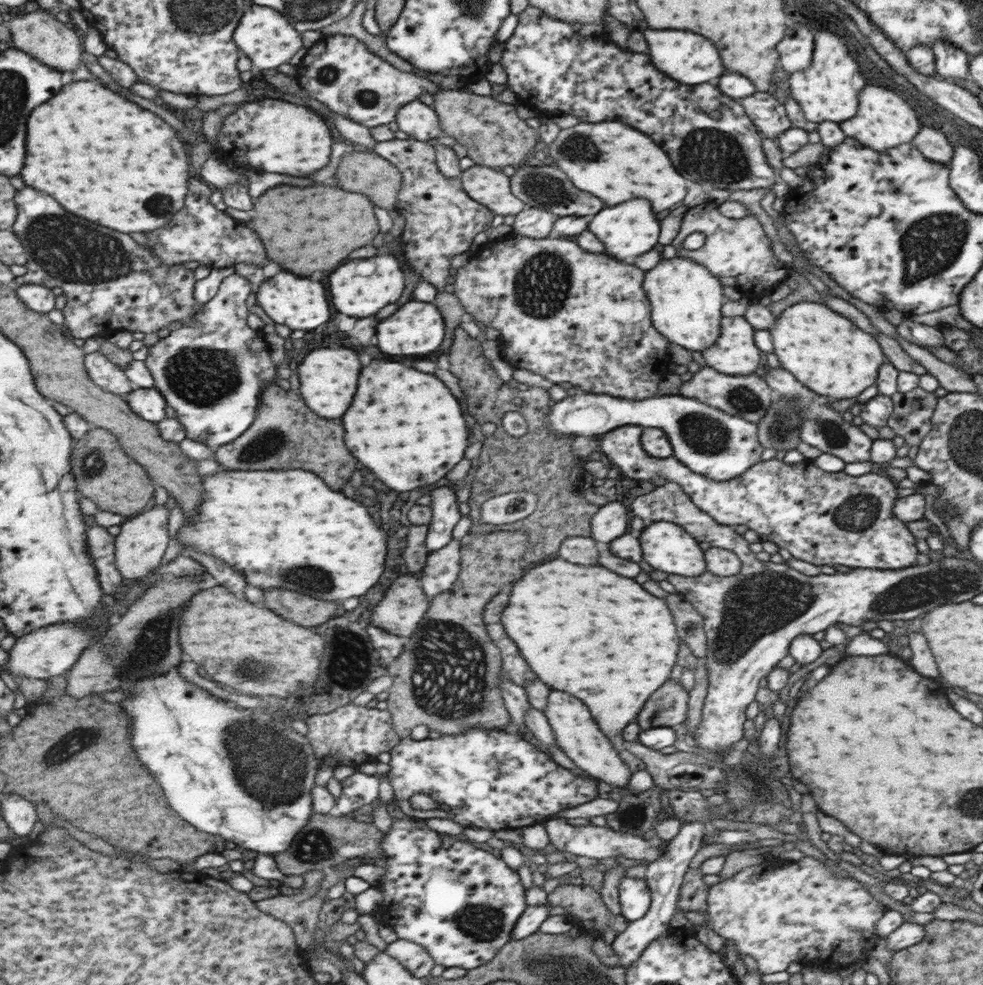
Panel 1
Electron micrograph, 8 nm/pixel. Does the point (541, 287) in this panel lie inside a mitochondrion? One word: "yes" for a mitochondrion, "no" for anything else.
yes

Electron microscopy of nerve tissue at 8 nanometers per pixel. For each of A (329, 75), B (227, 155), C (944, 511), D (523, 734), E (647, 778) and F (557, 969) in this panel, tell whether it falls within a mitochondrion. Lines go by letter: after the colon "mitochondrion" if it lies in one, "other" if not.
A: mitochondrion
B: other
C: other
D: other
E: other
F: mitochondrion

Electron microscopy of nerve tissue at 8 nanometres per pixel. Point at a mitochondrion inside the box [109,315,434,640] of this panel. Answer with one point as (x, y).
(201, 376)

